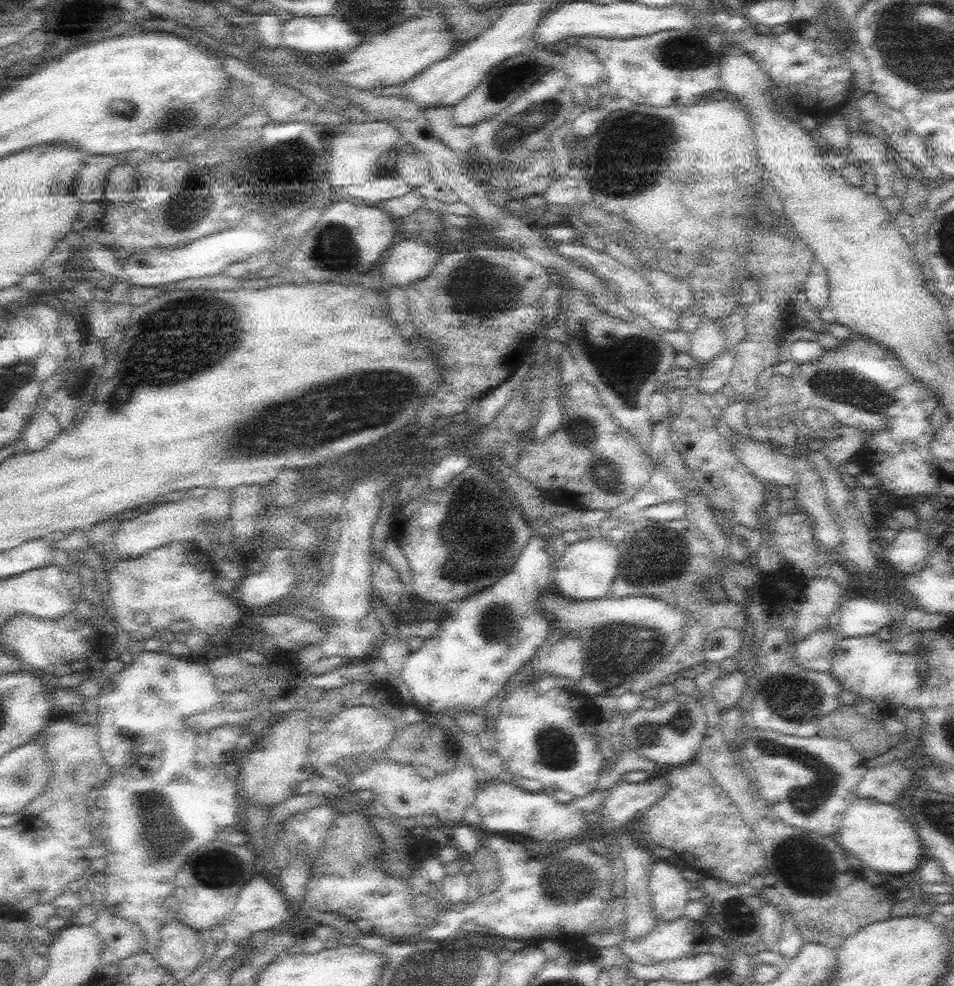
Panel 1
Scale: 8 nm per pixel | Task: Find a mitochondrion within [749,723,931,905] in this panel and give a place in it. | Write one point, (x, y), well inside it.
(807, 798)

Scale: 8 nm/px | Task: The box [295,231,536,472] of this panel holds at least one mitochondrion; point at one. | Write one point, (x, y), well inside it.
(478, 289)

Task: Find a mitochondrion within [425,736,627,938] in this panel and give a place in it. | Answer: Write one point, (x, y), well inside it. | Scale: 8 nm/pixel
(562, 881)

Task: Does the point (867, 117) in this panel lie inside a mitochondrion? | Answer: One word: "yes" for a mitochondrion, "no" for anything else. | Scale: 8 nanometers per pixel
no

